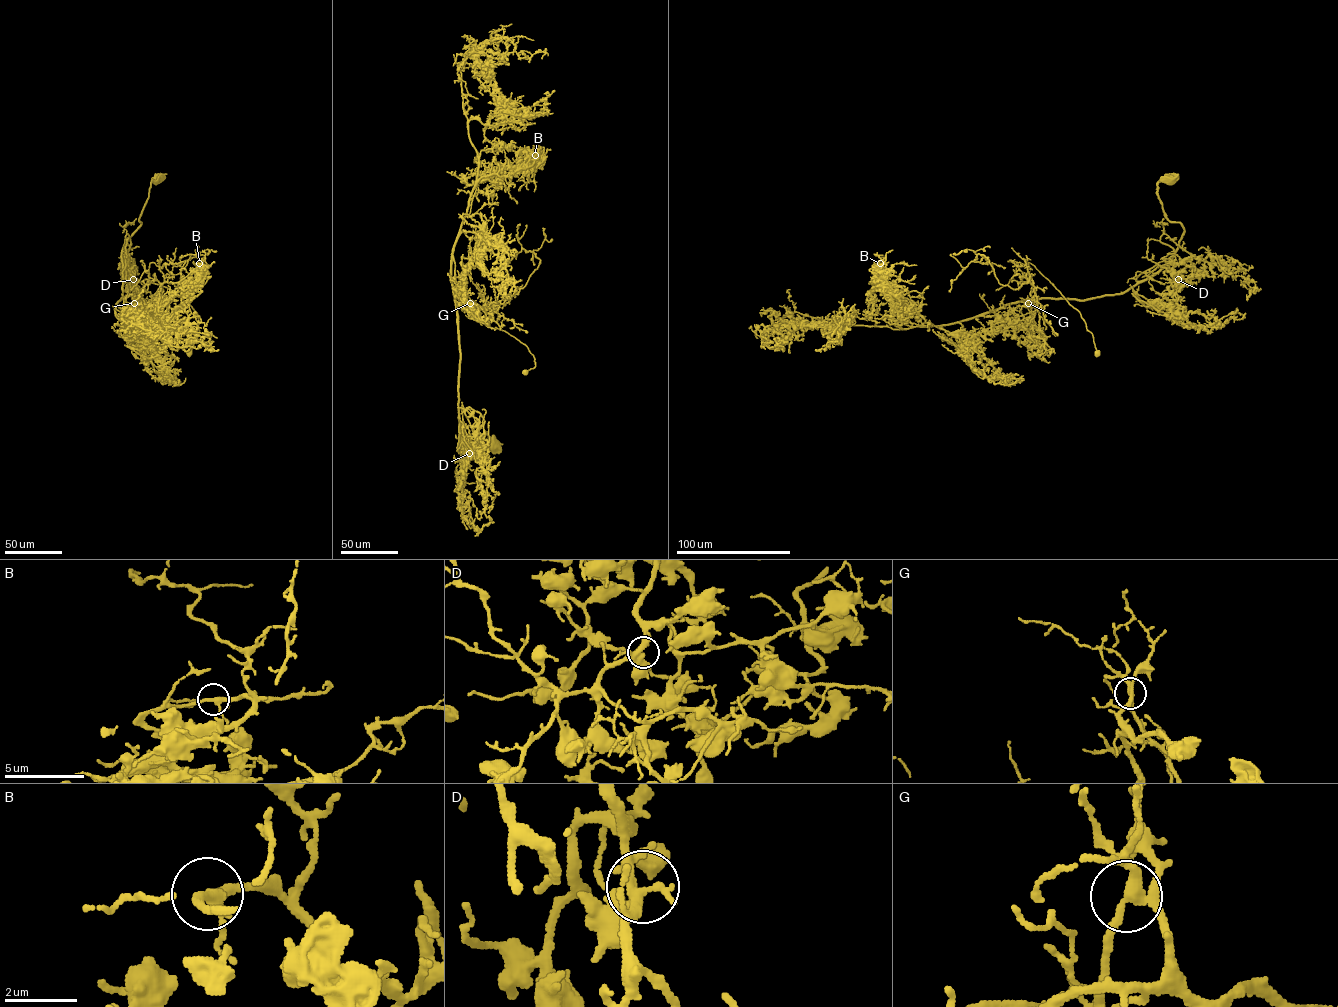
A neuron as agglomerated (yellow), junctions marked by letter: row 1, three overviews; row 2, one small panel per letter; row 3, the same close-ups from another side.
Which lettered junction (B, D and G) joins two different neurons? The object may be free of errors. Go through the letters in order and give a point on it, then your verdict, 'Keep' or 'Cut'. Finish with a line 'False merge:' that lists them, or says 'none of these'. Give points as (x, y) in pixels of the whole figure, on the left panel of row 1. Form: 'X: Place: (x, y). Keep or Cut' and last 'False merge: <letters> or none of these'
B: Place: (199, 263). Keep
D: Place: (133, 279). Keep
G: Place: (134, 303). Cut
False merge: G

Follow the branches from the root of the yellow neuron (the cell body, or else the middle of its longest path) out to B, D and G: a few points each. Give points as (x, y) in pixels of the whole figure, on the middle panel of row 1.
B: (495, 445), (485, 433), (475, 458), (457, 450), (452, 253), (475, 184), (528, 168), (543, 156), (535, 155)
D: (495, 445), (485, 433), (475, 442), (475, 458), (461, 454), (457, 450), (459, 411), (465, 449), (469, 453)
G: (495, 445), (485, 433), (475, 458), (457, 450), (452, 256), (456, 293), (470, 303)

